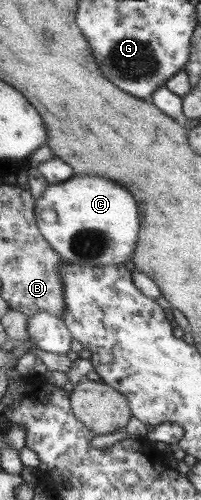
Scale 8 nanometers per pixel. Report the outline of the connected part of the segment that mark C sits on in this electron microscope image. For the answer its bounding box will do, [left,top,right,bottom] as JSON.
[36,175,139,266]

